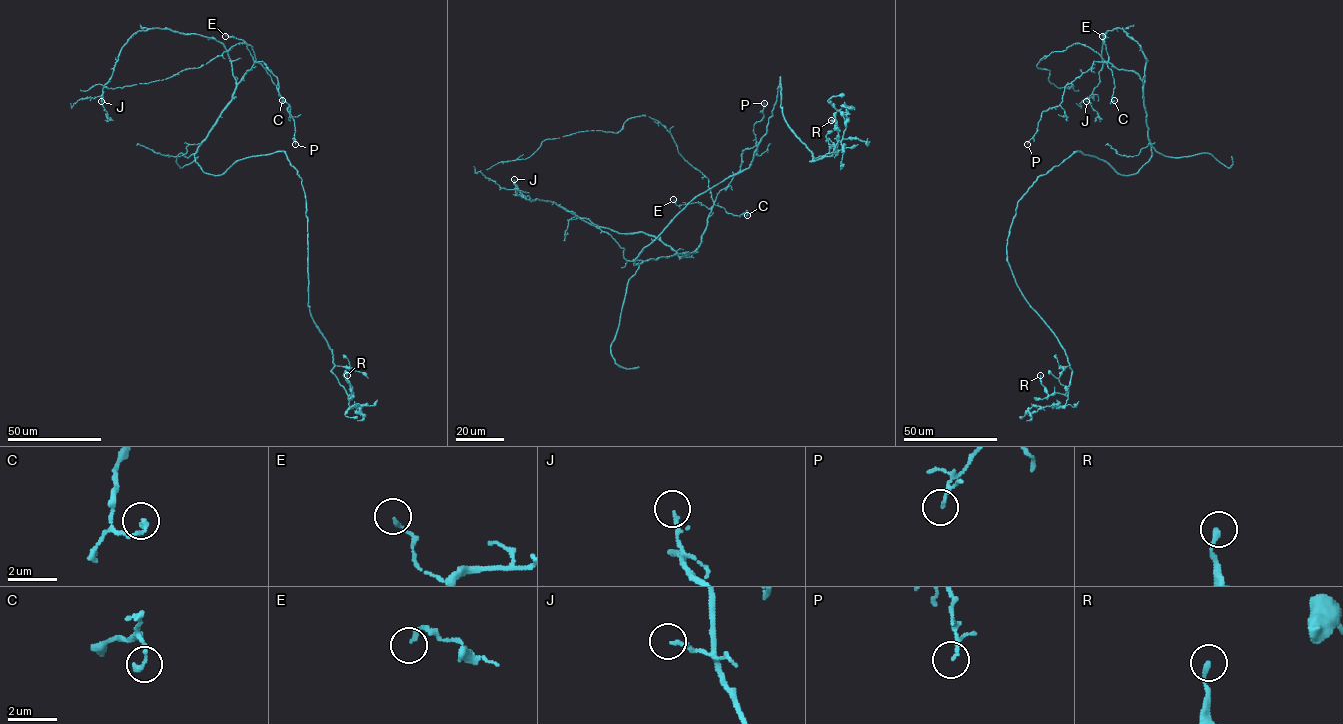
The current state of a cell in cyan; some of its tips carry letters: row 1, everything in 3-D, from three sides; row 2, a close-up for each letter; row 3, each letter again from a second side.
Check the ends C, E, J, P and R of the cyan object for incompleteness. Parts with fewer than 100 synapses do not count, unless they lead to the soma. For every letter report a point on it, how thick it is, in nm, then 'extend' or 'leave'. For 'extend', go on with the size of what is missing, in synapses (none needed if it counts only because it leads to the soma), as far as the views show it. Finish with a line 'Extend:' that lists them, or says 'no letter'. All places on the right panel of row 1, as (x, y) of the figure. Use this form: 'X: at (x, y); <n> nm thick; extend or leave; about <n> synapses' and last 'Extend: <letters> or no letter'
C: at (1114, 100); 170 nm thick; leave
E: at (1102, 36); 140 nm thick; leave
J: at (1086, 101); 100 nm thick; leave
P: at (1027, 144); 90 nm thick; leave
R: at (1040, 375); 200 nm thick; leave
Extend: no letter

